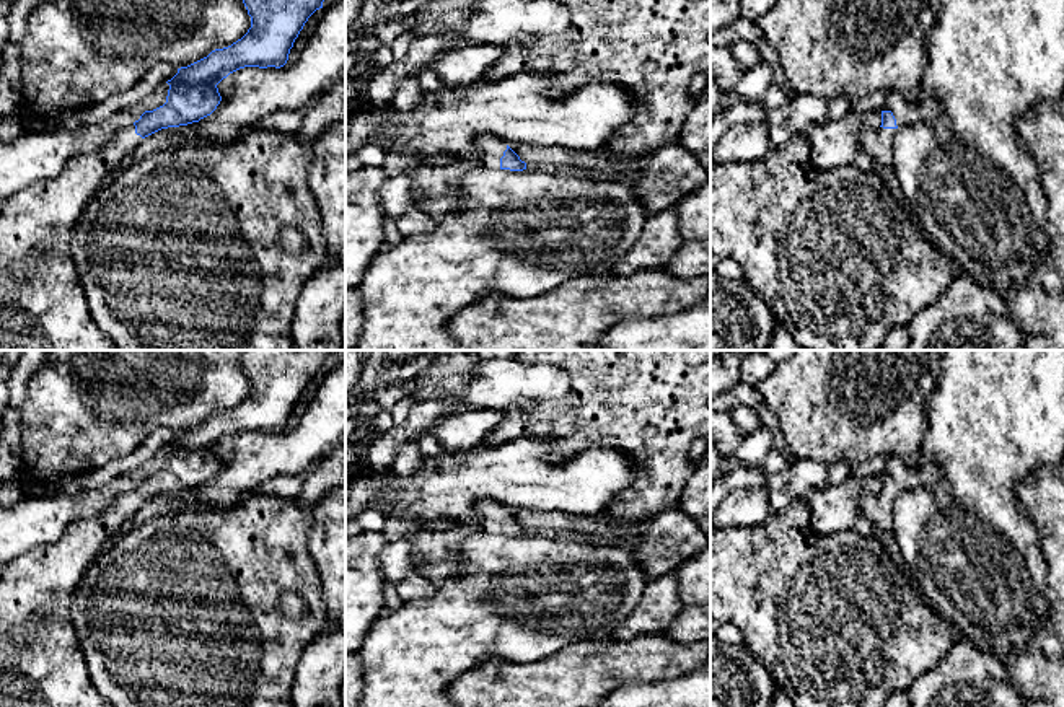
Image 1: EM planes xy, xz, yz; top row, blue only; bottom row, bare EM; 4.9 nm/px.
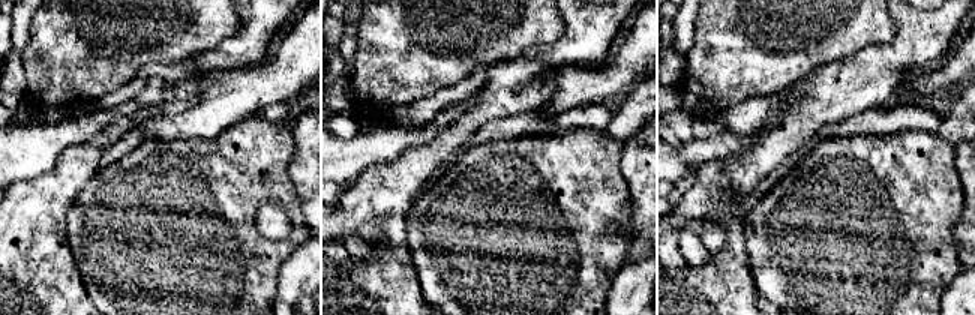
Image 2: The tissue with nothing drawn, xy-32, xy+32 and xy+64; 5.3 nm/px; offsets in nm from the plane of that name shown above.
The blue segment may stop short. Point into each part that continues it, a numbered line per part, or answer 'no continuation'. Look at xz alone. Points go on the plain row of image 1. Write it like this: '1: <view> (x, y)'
1: xz (489, 513)

